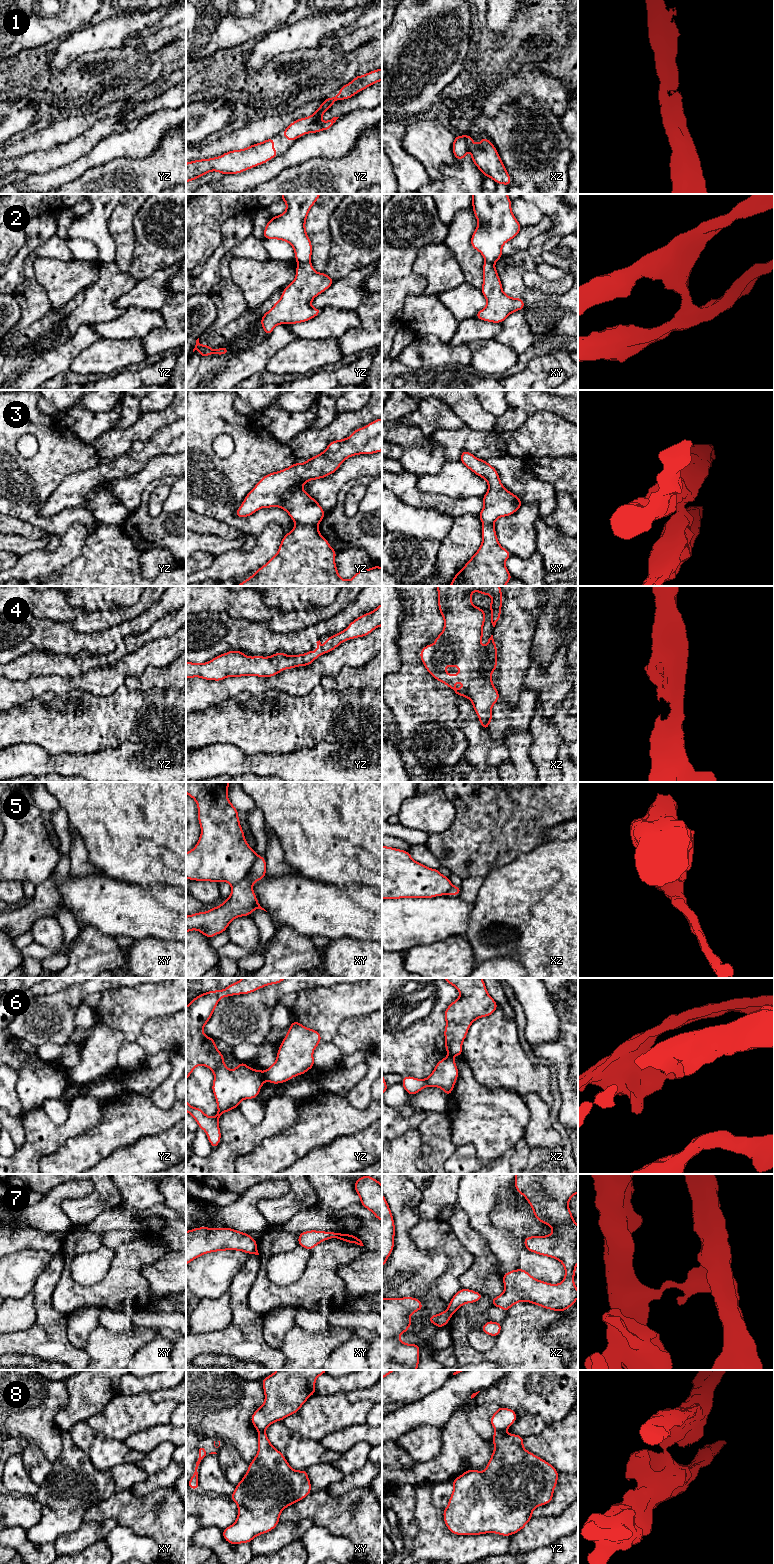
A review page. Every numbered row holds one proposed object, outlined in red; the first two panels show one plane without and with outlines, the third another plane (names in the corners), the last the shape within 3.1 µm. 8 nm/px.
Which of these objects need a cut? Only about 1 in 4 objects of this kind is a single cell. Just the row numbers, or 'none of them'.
2, 3, 5, 6, 7, 8

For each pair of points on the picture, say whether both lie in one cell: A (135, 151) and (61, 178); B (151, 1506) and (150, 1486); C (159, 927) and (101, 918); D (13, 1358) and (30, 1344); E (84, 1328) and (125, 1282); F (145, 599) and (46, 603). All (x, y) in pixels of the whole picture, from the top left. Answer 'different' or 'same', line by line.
A: same
B: different
C: same
D: different
E: different
F: same

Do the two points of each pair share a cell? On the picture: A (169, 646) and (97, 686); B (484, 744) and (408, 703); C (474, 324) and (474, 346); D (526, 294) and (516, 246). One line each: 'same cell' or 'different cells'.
A: same cell
B: different cells
C: different cells
D: different cells

